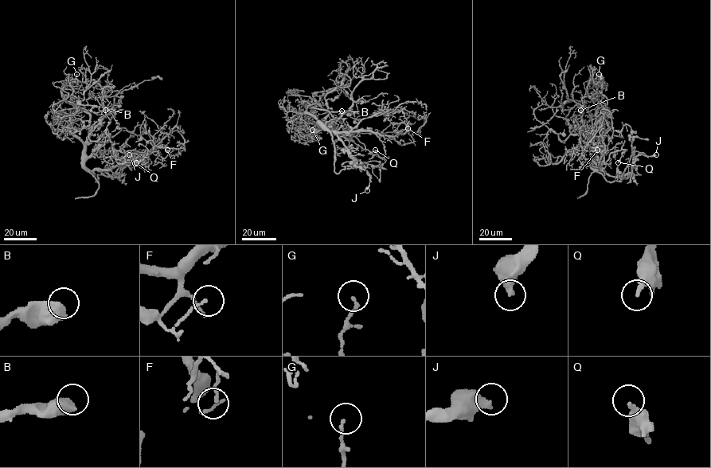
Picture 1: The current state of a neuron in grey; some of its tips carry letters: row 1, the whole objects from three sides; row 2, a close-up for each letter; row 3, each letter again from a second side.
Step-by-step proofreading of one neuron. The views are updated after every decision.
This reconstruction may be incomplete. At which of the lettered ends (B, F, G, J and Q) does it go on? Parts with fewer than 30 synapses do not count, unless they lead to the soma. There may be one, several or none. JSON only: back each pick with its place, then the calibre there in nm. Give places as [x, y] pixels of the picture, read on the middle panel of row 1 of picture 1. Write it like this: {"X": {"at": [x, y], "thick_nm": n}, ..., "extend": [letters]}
{"extend": []}

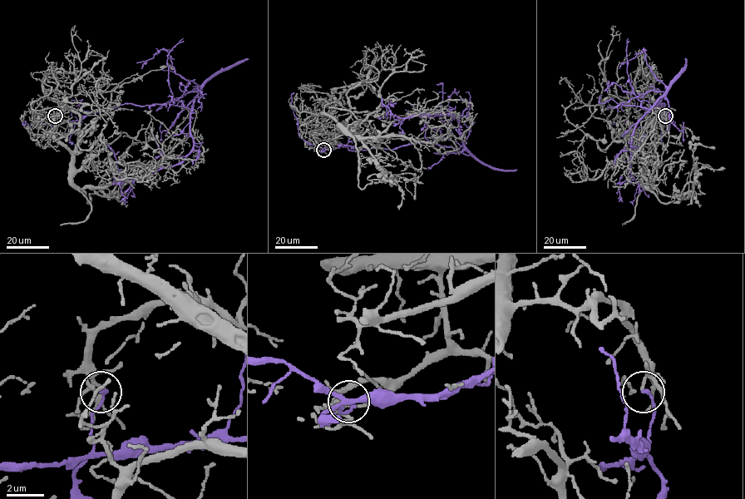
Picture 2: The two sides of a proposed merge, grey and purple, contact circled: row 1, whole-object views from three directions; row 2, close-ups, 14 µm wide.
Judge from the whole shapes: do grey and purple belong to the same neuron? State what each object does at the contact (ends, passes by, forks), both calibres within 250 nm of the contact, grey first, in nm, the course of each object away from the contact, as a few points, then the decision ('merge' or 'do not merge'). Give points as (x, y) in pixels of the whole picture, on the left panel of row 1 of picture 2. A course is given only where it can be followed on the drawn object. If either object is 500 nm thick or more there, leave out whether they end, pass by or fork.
grey ends | purple ends | 150/160 nm | grey via (55, 116), (64, 106), (78, 114), (72, 181), (91, 188), (142, 179), (181, 143), (144, 111) | purple via (56, 116), (165, 104), (200, 86), (193, 150), (180, 162), (122, 180), (106, 146) | do not merge

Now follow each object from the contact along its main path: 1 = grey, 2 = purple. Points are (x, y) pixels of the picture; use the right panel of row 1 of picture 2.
1: (665, 116), (661, 106), (646, 114), (642, 182), (648, 188), (658, 153), (639, 140), (641, 123), (658, 111)
2: (665, 116), (664, 104), (657, 104), (670, 86), (634, 129), (632, 180), (629, 146)

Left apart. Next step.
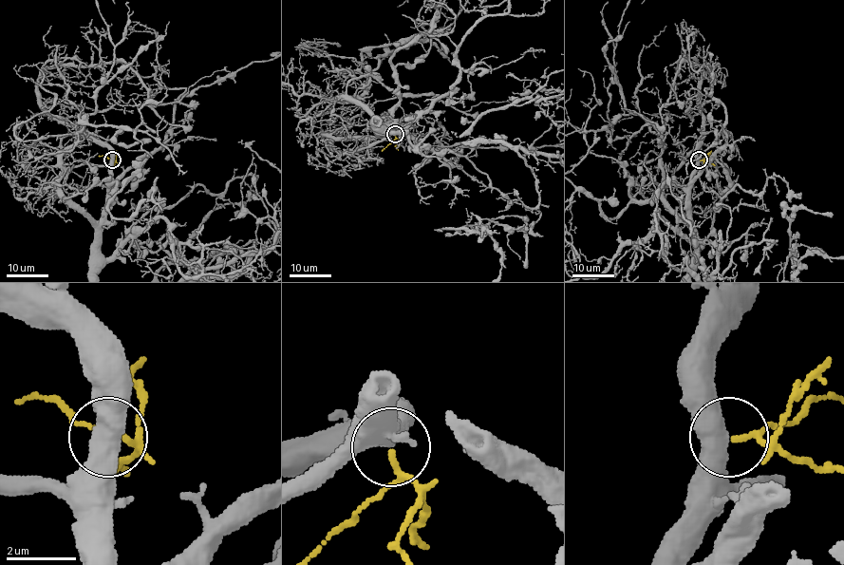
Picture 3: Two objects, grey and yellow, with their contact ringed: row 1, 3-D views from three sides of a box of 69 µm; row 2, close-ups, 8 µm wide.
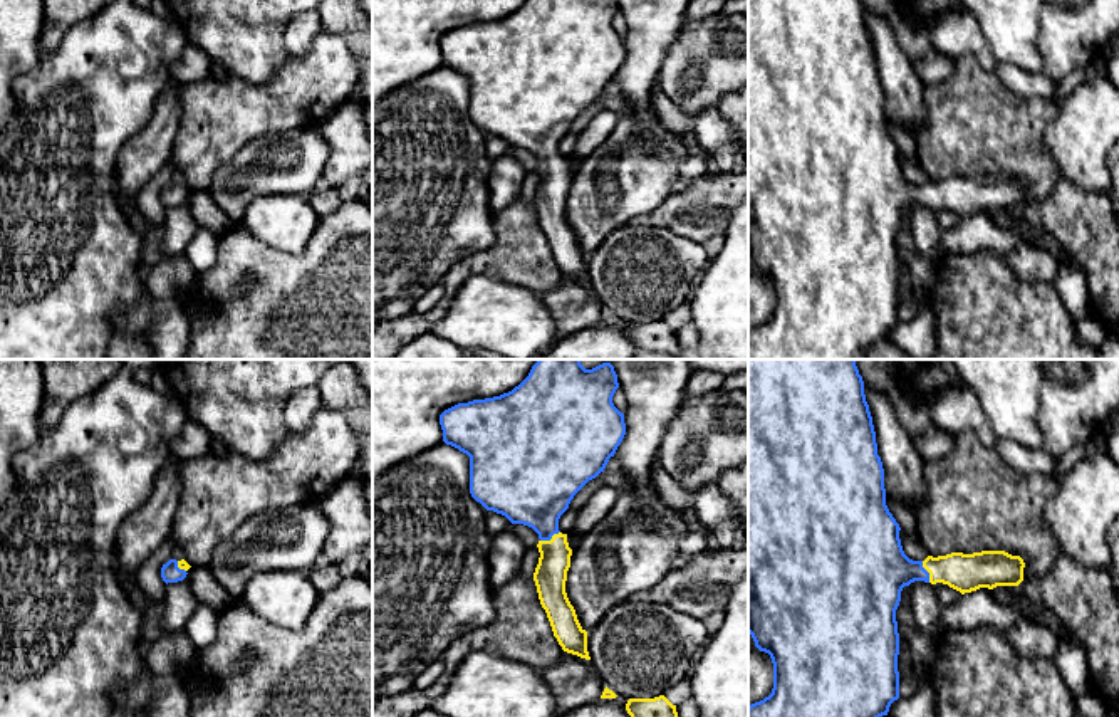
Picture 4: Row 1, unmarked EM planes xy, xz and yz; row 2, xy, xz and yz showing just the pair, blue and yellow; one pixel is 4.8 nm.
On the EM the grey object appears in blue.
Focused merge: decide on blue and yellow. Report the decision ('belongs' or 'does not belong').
belongs

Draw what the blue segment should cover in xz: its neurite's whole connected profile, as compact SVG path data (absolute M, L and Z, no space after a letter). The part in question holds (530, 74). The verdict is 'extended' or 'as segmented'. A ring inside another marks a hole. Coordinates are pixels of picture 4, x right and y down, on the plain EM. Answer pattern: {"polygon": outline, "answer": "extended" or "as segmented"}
{"polygon": "M527 0L518 10L515 10L508 17L503 17L503 18L493 20L493 22L458 27L458 29L445 34L440 39L440 49L443 54L443 65L446 69L458 72L460 76L463 76L470 81L470 118L471 118L471 121L476 126L480 126L487 134L493 134L497 138L505 139L512 148L528 149L539 158L540 165L539 165L537 171L539 171L540 181L539 181L539 188L533 196L533 205L537 210L540 228L547 237L554 260L557 262L562 274L567 277L577 279L580 282L586 282L586 284L591 284L589 275L587 275L587 255L580 250L575 233L570 228L567 217L565 217L565 205L567 205L567 195L570 191L572 173L569 171L567 158L562 158L559 154L559 143L569 133L569 128L574 123L574 119L589 104L596 102L601 96L604 96L609 82L614 81L617 71L621 69L621 65L626 59L624 37L621 37L612 27L612 20L617 12L619 12L617 0Z", "answer": "extended"}

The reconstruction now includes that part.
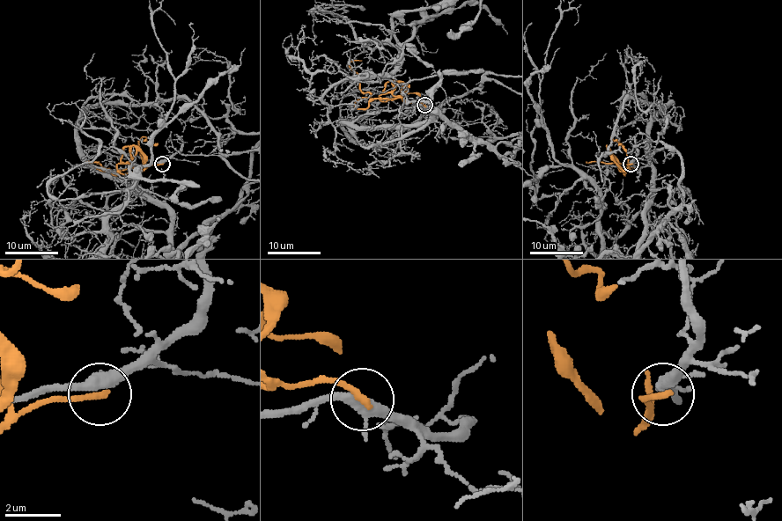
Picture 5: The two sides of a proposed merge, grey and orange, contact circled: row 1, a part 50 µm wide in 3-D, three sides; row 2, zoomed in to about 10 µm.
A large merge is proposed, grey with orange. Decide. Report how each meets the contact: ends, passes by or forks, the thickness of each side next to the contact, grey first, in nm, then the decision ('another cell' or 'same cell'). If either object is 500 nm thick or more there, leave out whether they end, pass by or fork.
grey forks | orange ends | 340/240 nm | another cell

